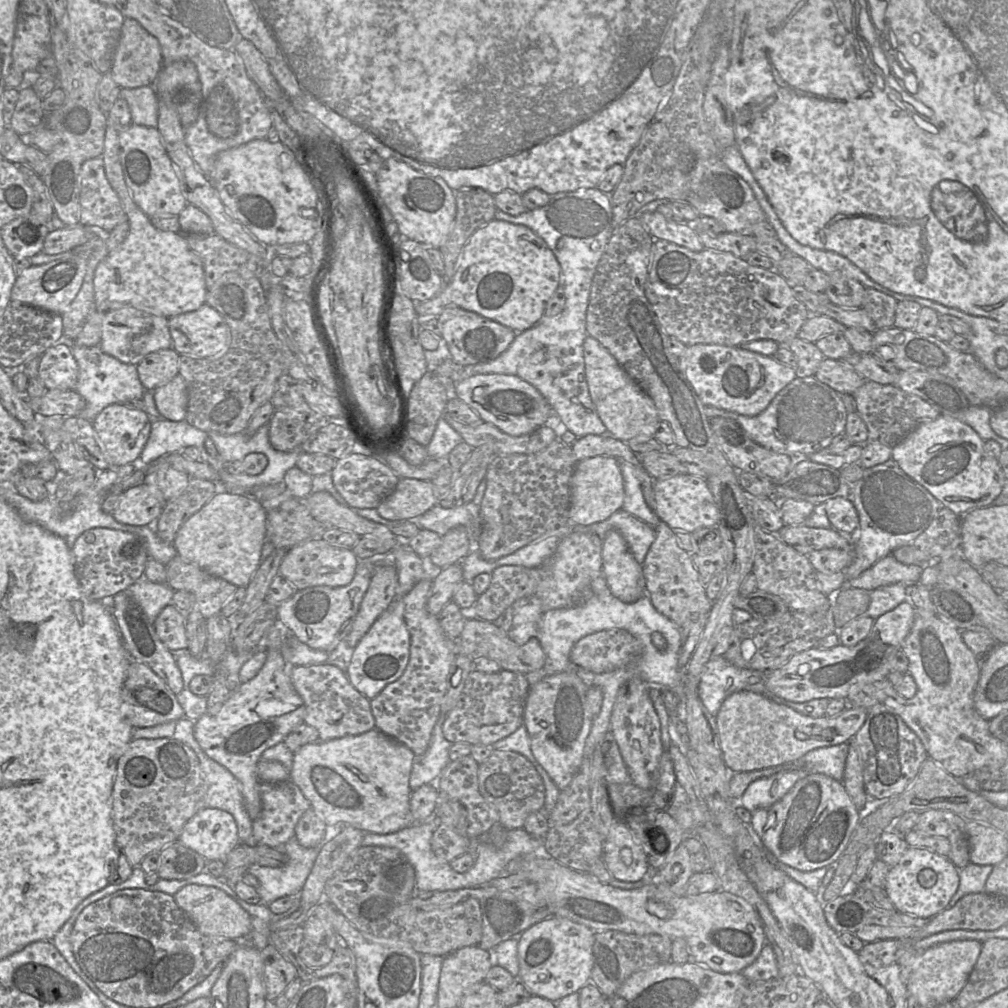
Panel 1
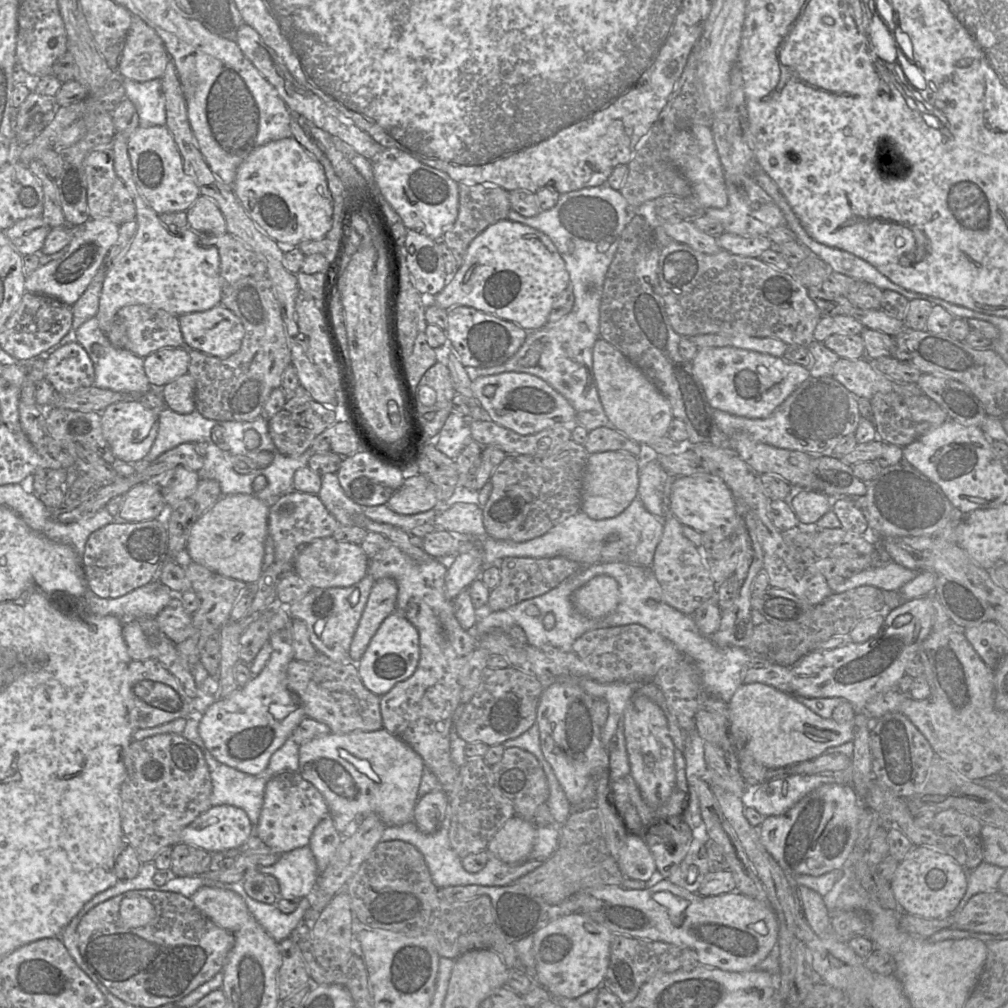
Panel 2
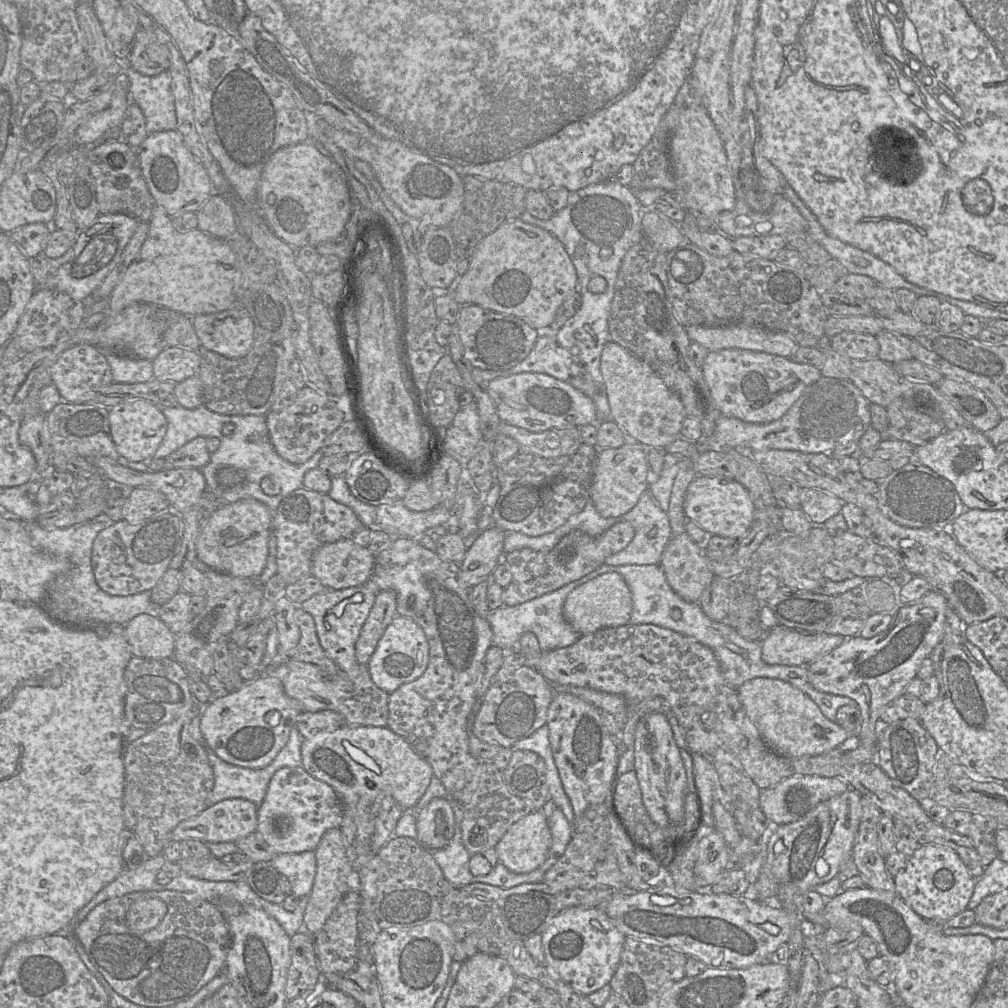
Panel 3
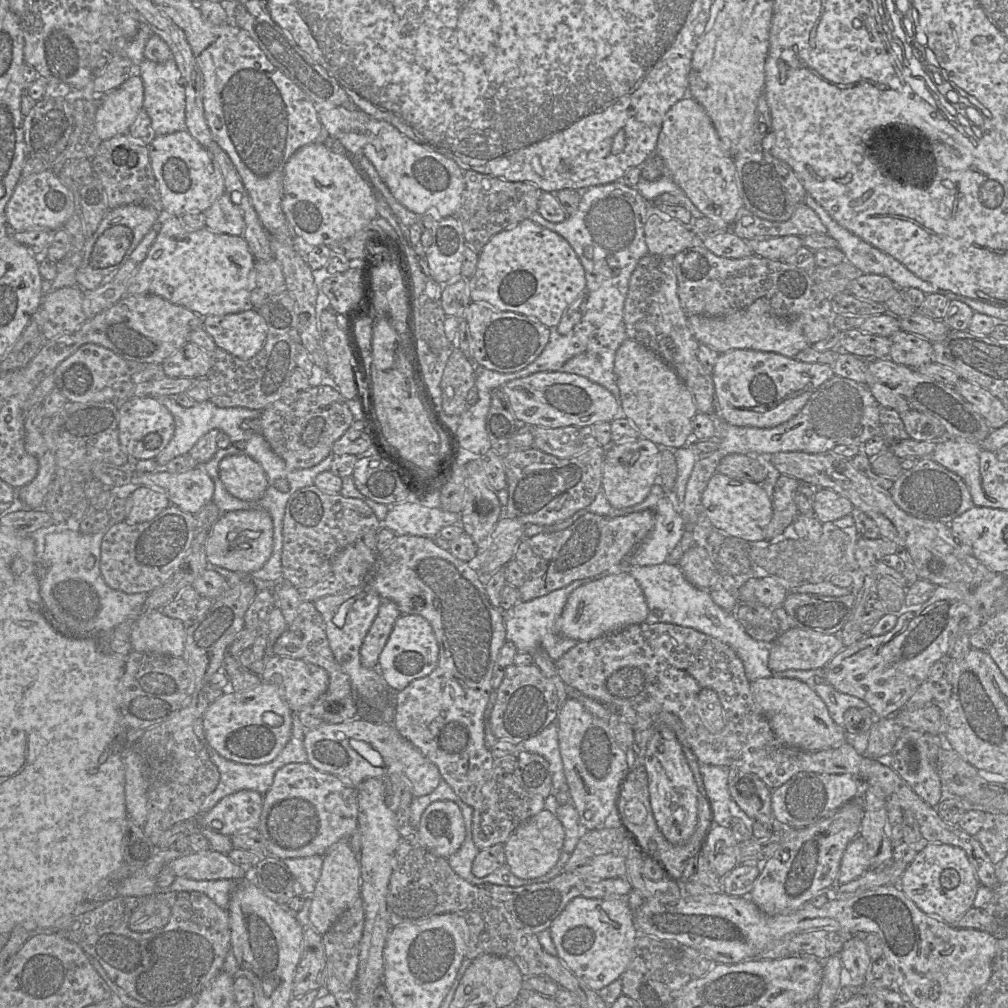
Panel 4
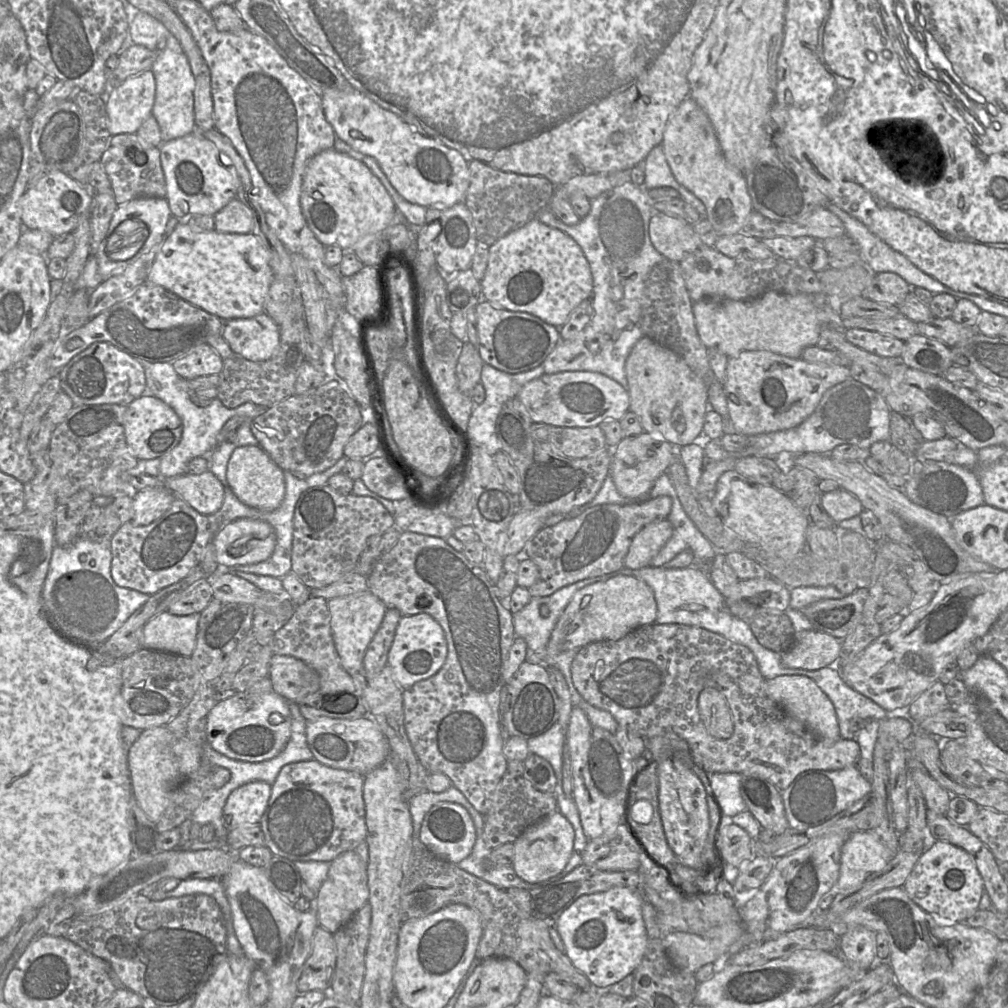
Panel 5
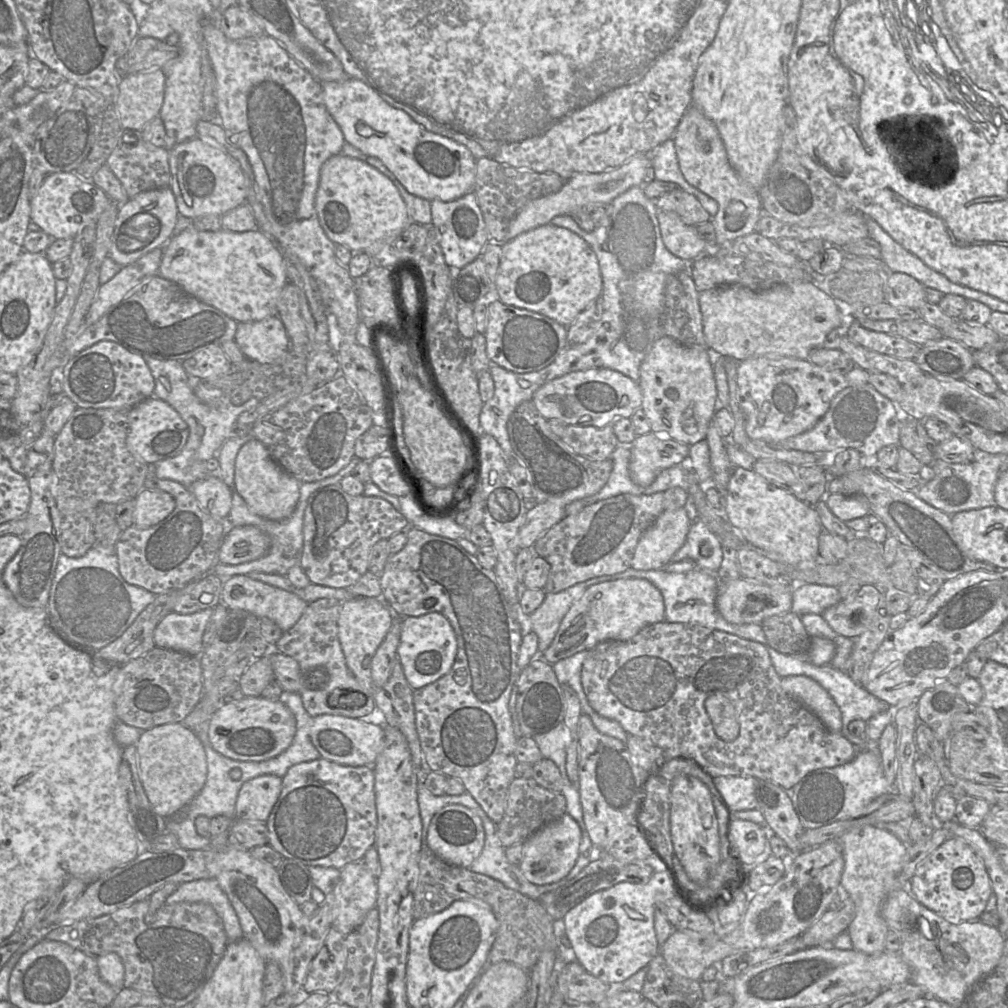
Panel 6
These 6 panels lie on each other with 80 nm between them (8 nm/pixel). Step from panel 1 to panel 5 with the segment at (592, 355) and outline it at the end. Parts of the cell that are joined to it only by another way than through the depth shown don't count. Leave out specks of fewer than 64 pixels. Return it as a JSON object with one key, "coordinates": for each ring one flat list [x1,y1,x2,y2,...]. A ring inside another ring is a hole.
{"coordinates":[[643,337,632,348,625,363,625,372,630,397,629,411,640,418,644,432,659,432,665,441,677,446,690,445,702,436,704,418,709,410,708,387,677,353]]}

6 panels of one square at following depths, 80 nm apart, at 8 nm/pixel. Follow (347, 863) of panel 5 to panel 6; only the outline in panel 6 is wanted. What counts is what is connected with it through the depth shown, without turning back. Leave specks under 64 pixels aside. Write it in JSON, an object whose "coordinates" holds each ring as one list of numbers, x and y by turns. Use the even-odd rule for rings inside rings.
{"coordinates":[[362,861,350,862,340,869,332,894,332,927,347,935,376,907,377,880]]}

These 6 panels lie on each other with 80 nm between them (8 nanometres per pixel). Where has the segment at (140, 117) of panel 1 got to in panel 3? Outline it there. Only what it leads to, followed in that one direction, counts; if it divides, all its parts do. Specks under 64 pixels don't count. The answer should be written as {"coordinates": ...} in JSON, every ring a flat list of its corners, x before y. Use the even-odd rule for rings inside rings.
{"coordinates":[[128,68,121,73,125,73,129,79,130,95,144,114,147,131,176,130,177,116,169,71,146,76]]}

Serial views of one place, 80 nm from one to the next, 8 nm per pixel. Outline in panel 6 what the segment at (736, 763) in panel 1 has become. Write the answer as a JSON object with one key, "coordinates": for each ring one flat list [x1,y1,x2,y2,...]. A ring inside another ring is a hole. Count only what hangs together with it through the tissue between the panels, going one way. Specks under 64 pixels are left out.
{"coordinates":[[807,676,781,678,782,689,813,712,832,732,842,730,842,715,829,693,815,680]]}

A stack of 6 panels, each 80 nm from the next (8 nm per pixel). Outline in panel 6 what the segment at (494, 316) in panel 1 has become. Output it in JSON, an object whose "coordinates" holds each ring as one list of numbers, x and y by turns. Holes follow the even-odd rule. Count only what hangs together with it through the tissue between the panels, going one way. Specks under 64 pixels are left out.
{"coordinates":[[549,223,502,243,494,286,502,303,543,314,567,327,592,301,601,296,603,280,597,256,591,246,571,230]]}

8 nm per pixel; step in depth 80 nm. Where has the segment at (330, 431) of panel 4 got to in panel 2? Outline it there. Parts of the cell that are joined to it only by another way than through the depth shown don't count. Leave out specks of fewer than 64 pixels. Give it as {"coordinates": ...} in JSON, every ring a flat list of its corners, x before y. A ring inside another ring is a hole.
{"coordinates":[[302,386,296,389,294,397,286,402,282,410,268,420,269,434,275,447,282,455,288,457,303,454,319,434,335,423,335,412,316,402]]}

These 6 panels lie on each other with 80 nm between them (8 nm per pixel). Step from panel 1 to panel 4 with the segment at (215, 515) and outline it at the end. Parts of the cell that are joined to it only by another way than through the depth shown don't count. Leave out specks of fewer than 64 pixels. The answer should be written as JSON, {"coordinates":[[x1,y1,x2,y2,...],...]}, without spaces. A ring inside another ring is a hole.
{"coordinates":[[262,508,223,513,206,541,207,560,212,565,241,574,259,570,272,555,273,526,271,515]]}

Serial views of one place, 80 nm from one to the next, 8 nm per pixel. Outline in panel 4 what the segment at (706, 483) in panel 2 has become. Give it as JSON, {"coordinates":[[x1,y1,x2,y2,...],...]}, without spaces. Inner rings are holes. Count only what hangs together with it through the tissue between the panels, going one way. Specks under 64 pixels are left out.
{"coordinates":[[718,473,710,478,702,494,701,504,715,528,751,542,764,539,764,529,773,513,771,497,763,485]]}

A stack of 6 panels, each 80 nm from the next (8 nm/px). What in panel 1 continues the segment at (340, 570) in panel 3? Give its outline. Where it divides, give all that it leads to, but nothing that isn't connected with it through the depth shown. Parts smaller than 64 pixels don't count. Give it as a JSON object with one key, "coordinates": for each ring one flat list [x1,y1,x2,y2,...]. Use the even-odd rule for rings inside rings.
{"coordinates":[[322,538,309,539,286,551,279,575,297,590,315,586,343,587,353,580,358,562,351,549,331,545]]}

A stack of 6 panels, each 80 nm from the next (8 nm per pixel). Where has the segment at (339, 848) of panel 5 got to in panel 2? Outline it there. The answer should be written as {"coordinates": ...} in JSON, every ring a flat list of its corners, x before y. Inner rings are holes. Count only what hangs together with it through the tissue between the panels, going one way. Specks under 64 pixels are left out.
{"coordinates":[[299,771,280,772,266,785,254,834,274,850,286,853,308,846,315,827,327,816,330,816,327,802,312,783,305,780]]}

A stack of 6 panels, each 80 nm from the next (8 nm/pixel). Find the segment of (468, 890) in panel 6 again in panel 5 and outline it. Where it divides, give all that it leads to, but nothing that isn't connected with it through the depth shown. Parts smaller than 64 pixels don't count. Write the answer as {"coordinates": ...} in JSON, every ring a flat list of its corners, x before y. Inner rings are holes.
{"coordinates":[[413,838,408,876,402,880,400,918,402,922,432,914,450,904,463,904,474,909,480,916,482,937,476,951,479,960,490,957,509,958,518,963,528,974,557,973,575,984,581,991,595,991,587,977,574,967,566,954,554,945,549,927,539,921,524,917,506,890,478,878,456,864,432,853,420,838]]}

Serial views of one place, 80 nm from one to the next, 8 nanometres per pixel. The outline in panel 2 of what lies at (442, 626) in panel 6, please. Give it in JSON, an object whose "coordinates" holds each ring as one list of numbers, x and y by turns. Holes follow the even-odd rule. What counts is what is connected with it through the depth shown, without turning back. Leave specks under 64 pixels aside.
{"coordinates":[[395,610,381,623,360,661,356,664,364,686,381,697,397,683,413,675,418,666,419,658,418,631,402,614]]}

